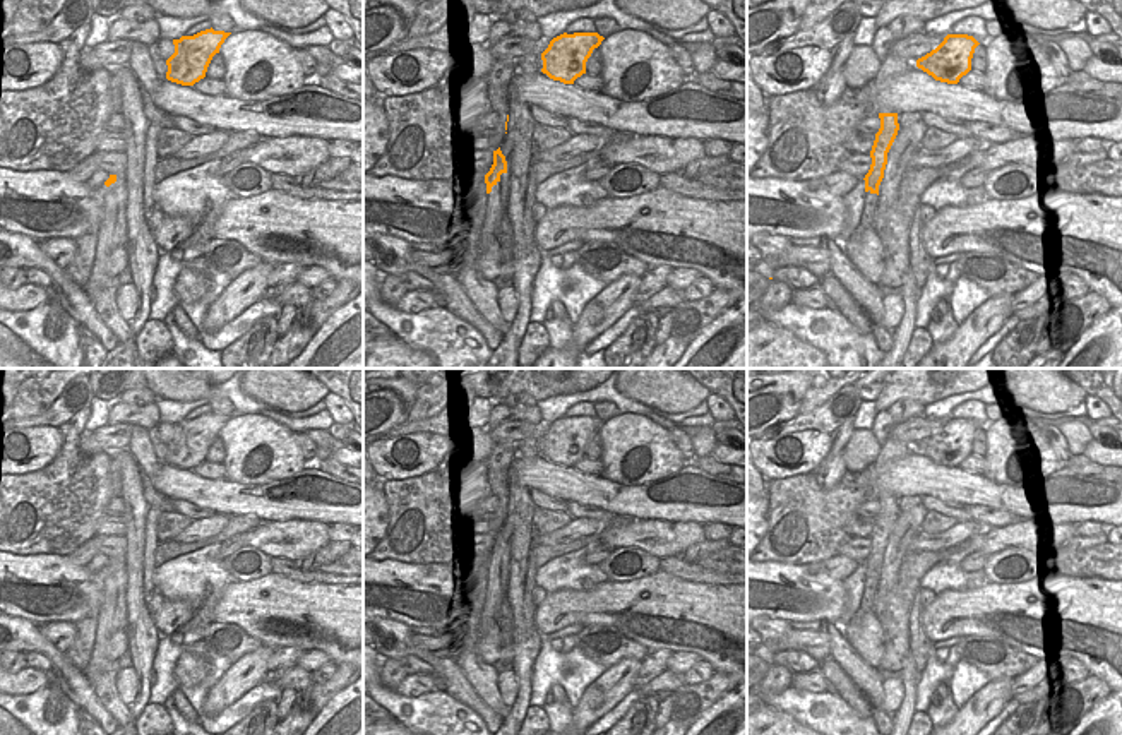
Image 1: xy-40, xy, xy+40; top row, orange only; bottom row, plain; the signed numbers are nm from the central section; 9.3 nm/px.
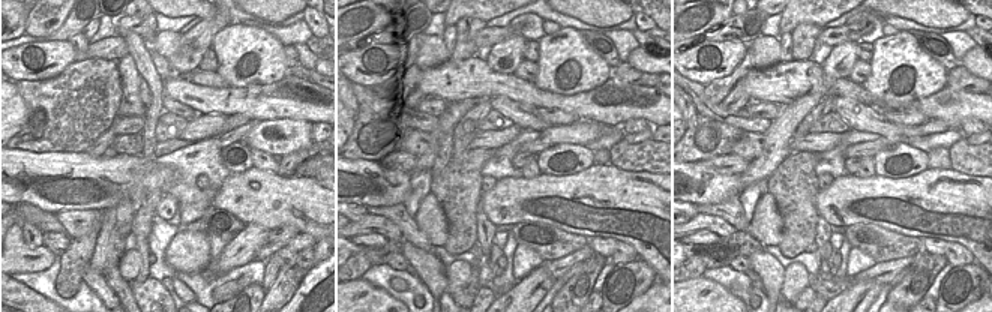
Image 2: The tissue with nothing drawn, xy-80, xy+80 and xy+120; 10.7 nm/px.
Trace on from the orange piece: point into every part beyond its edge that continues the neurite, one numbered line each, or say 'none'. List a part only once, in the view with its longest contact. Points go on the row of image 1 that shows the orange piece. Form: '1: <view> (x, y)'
none

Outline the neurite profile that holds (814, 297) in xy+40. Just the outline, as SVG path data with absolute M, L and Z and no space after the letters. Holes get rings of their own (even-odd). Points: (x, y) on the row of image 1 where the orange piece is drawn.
M819 286L791 291L791 303L809 308L826 308L827 296Z

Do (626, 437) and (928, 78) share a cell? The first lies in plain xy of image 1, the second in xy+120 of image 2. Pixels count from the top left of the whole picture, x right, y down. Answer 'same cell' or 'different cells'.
same cell

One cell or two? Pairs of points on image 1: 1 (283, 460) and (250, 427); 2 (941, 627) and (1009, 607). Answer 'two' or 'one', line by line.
1: one
2: one

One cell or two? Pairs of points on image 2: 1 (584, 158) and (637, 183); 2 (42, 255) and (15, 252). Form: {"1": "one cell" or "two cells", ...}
{"1": "two cells", "2": "one cell"}

